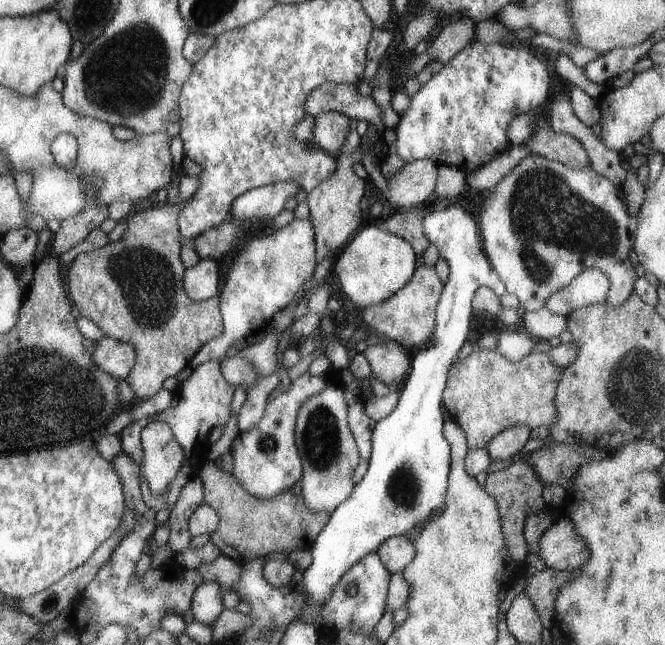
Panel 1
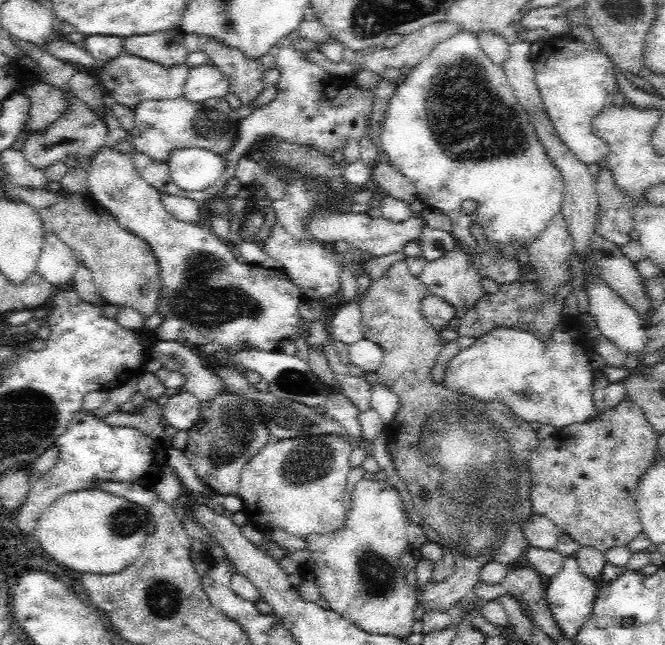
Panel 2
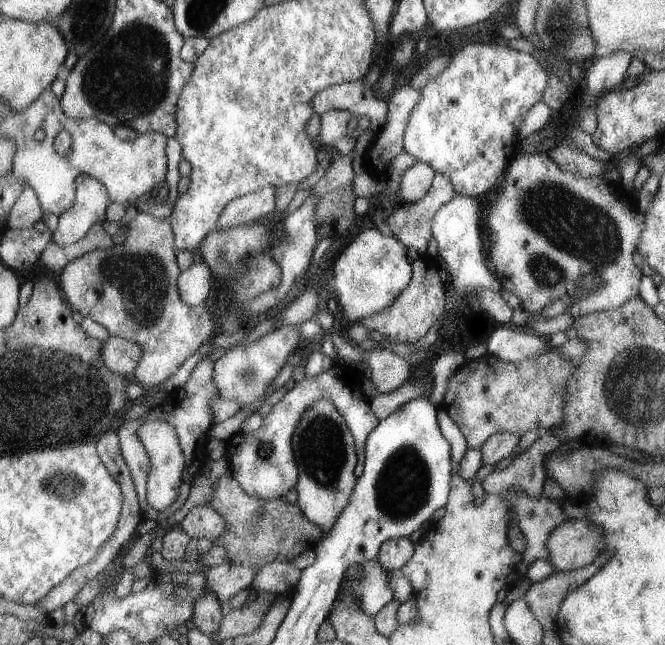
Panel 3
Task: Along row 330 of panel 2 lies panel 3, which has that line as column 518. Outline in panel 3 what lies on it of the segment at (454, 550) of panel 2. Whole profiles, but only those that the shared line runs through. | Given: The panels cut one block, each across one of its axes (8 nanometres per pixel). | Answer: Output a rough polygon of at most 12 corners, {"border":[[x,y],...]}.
{"border":[[490,353],[449,378],[441,406],[468,449],[563,420],[576,362]]}

